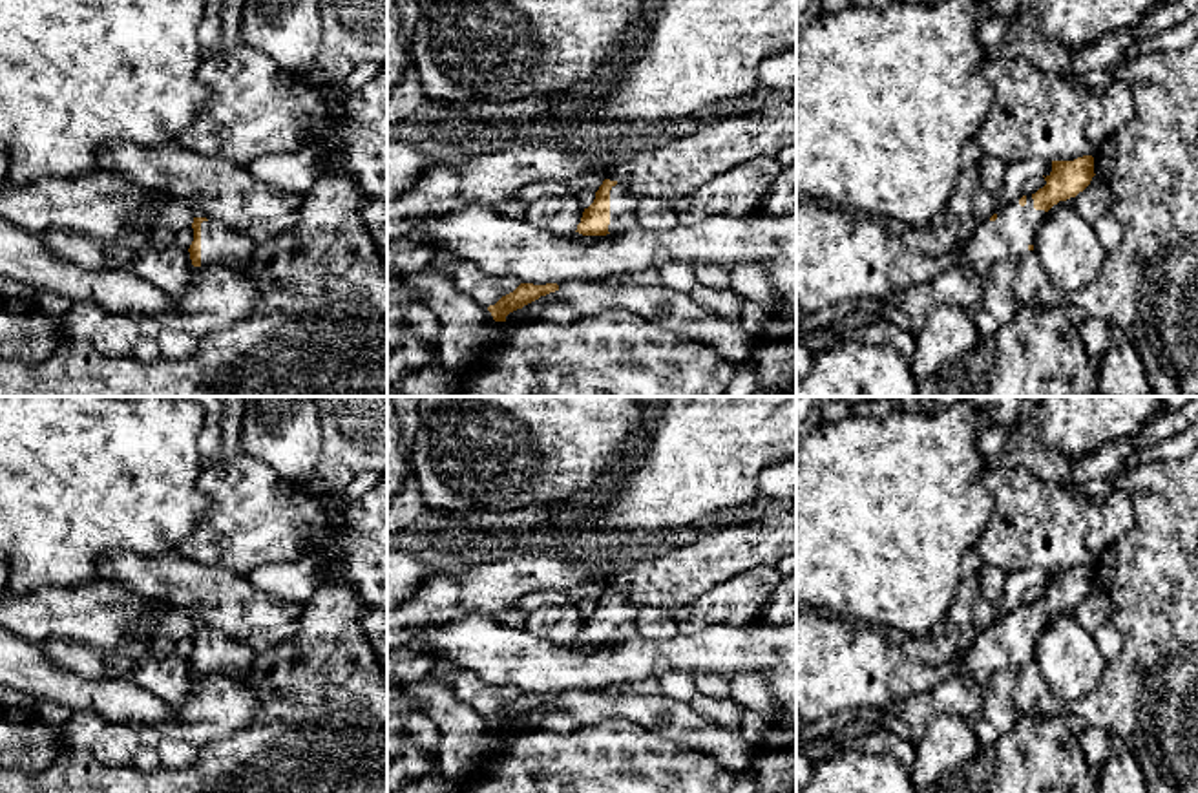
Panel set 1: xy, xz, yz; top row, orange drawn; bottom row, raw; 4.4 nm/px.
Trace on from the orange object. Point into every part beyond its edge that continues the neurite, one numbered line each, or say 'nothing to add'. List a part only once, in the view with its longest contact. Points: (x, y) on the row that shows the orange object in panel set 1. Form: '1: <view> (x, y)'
1: xz (623, 203)

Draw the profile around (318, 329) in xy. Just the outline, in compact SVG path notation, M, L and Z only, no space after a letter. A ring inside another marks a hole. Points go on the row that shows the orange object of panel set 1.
M327 163L303 194L298 221L256 245L245 272L263 292L254 312L237 325L199 336L194 354L142 362L102 356L89 340L66 338L40 364L0 360L0 396L387 396L387 259L365 219L356 179Z

